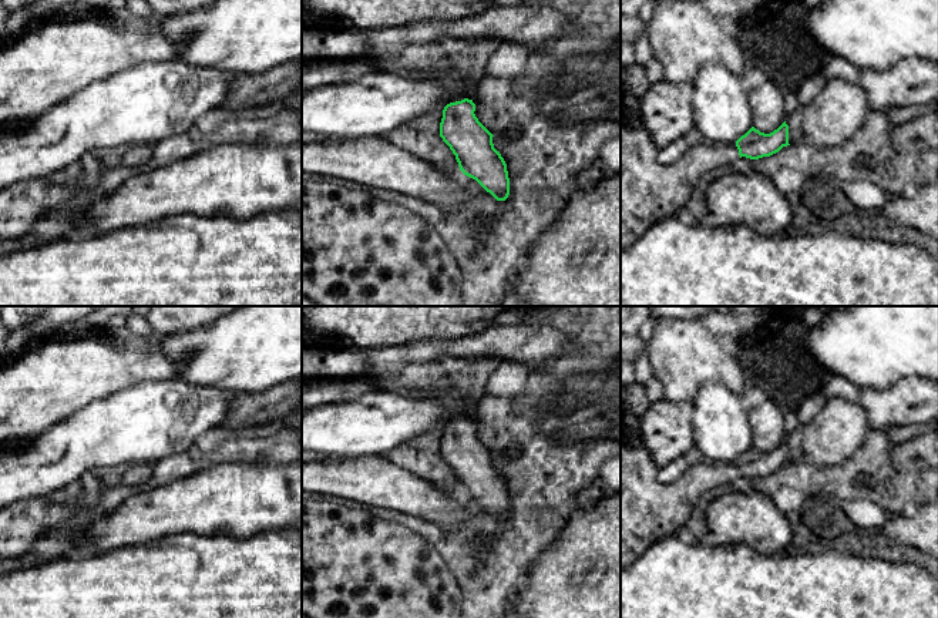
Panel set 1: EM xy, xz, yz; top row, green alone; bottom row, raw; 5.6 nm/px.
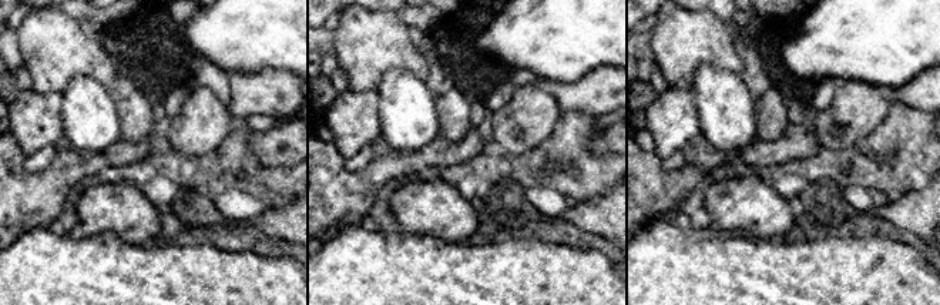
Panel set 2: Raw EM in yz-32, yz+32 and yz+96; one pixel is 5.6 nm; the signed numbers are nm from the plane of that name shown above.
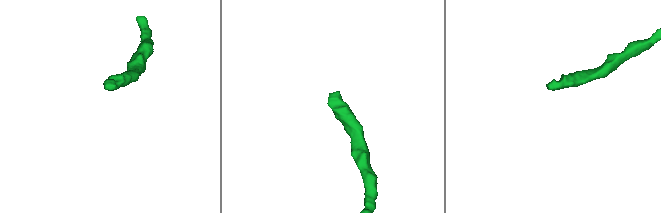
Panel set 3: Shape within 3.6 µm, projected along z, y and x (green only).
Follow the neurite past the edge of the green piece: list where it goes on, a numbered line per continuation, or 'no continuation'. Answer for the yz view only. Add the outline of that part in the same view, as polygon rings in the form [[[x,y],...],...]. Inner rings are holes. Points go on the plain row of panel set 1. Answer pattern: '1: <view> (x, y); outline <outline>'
1: yz (649, 510); outline [[[621,434],[621,567],[660,538],[678,537],[703,494],[739,477],[736,461],[702,461],[687,466],[673,483],[662,484],[648,450],[631,446]]]

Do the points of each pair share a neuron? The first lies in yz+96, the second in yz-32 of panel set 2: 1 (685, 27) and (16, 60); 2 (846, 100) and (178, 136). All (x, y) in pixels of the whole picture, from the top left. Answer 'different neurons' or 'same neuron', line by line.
1: different neurons
2: same neuron

